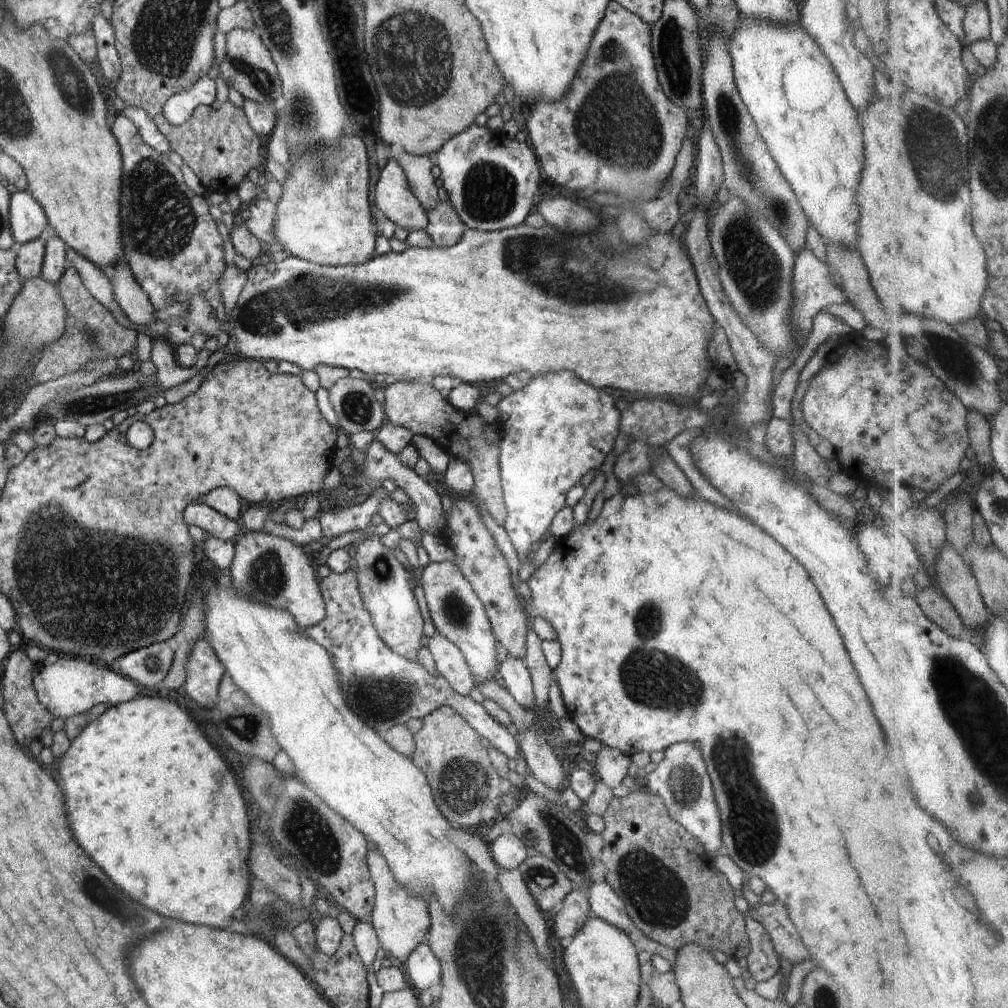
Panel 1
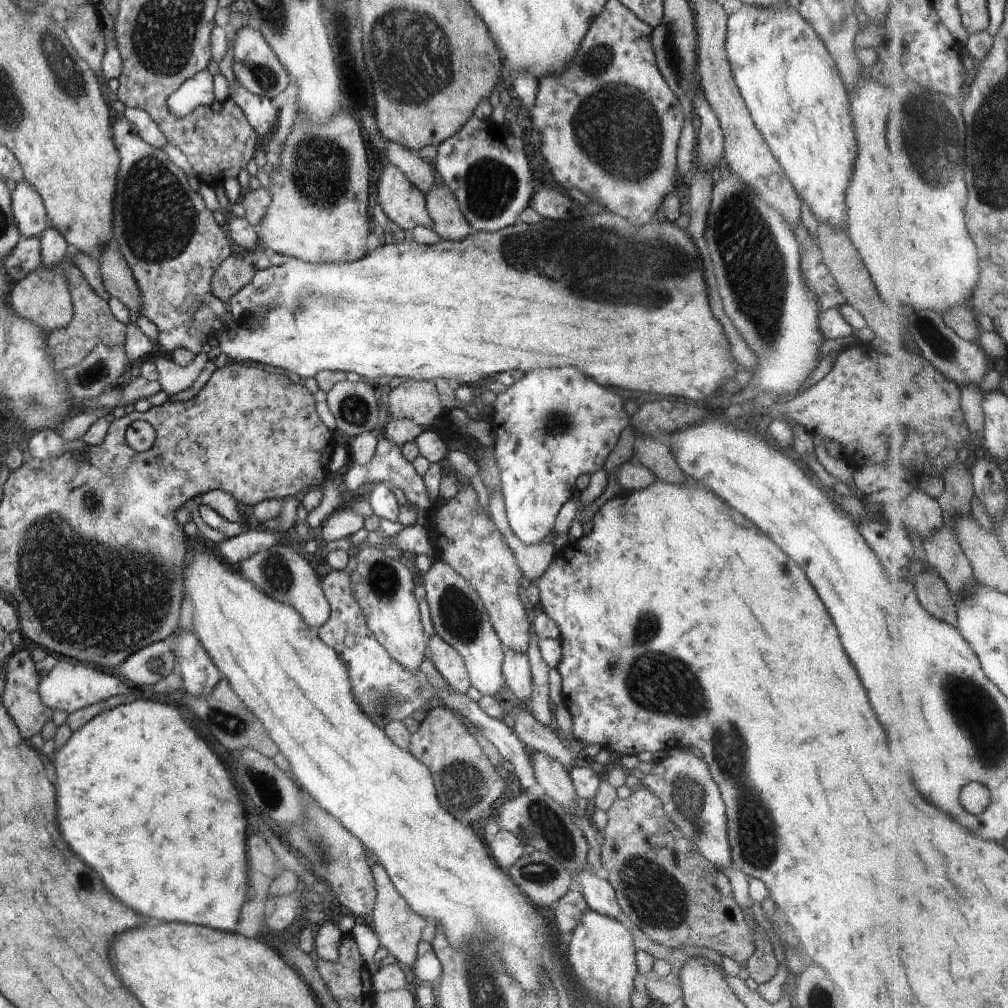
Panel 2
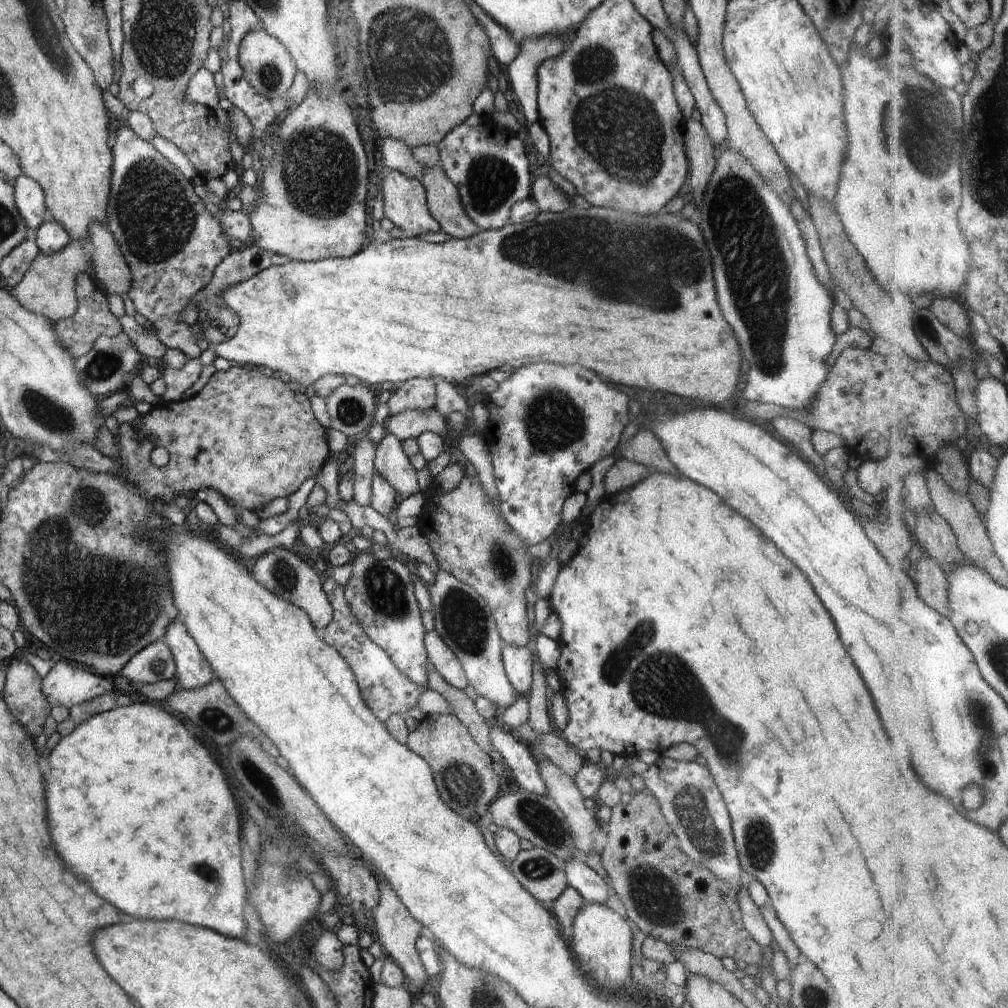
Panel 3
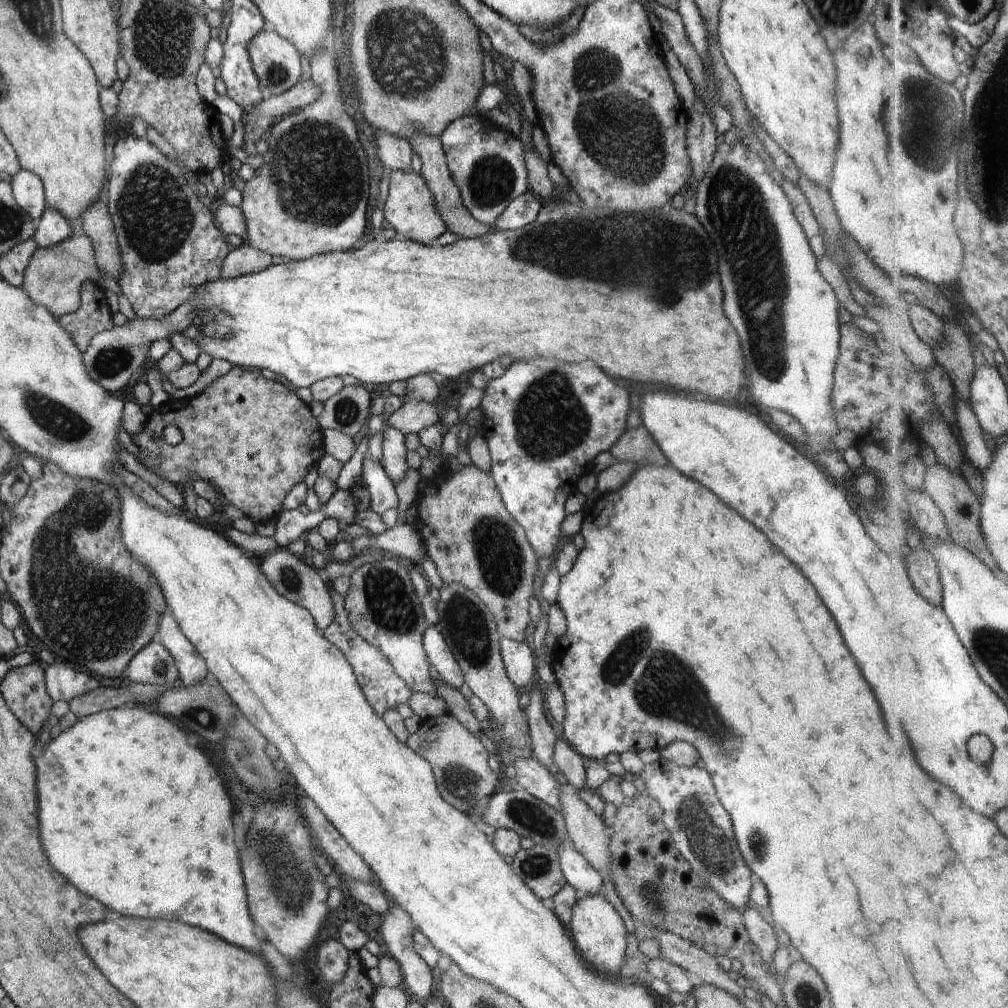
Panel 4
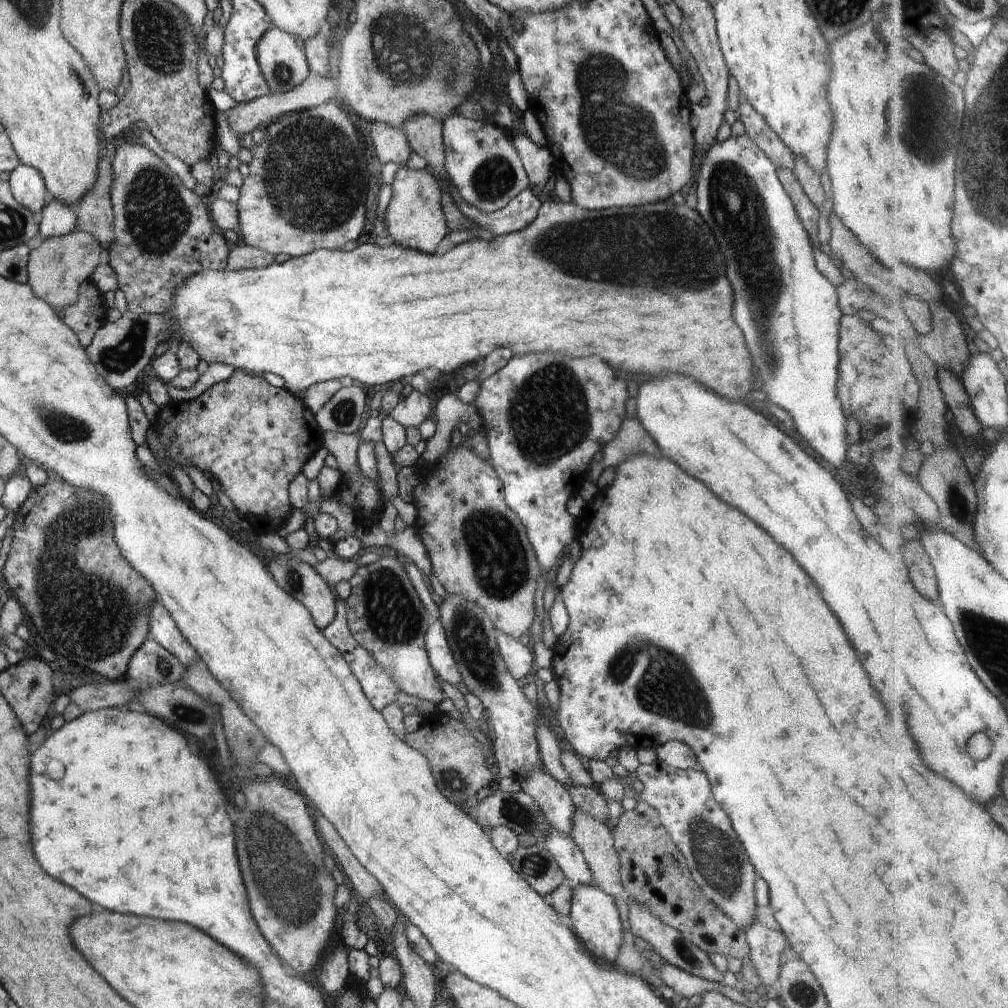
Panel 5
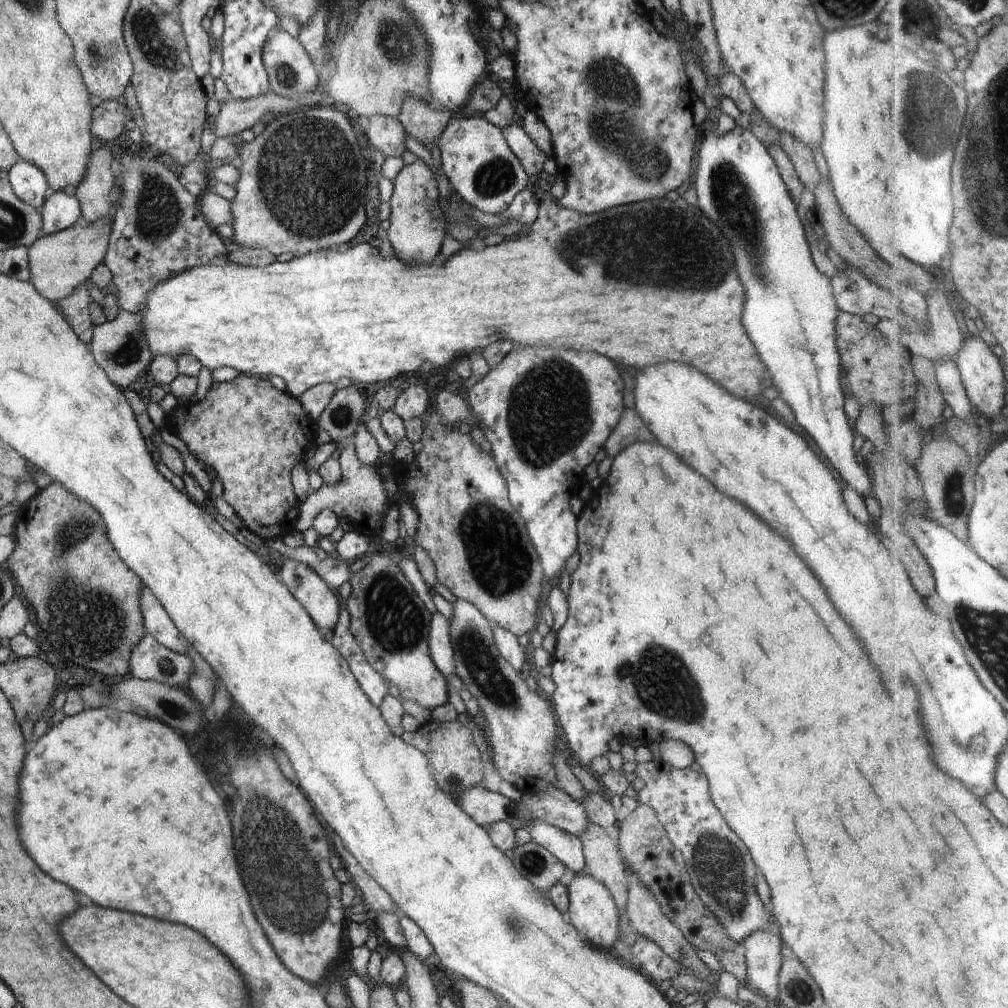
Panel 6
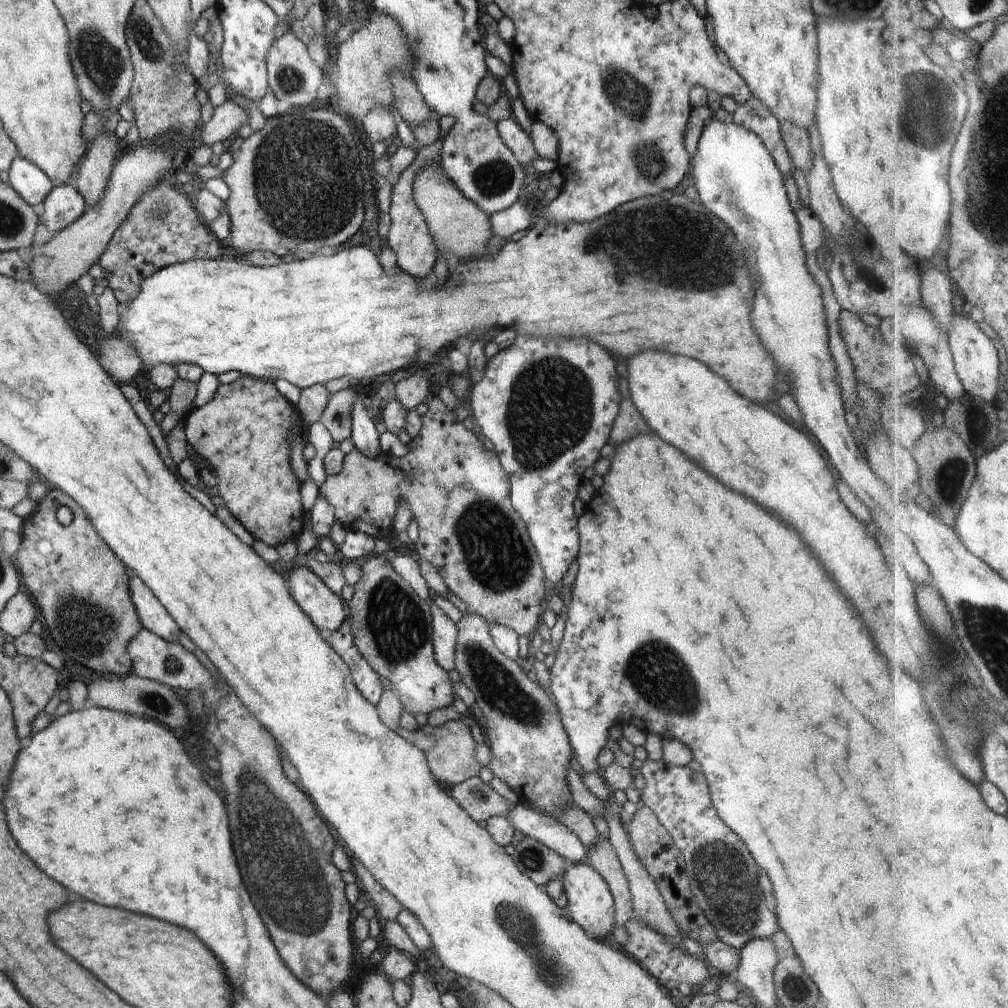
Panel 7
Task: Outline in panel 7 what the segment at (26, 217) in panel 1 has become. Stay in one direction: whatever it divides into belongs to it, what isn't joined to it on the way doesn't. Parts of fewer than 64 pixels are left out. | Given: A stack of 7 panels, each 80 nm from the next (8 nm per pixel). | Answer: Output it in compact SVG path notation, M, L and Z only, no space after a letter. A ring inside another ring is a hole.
M14 158L9 186L30 206L42 203L53 190L50 178L26 158Z

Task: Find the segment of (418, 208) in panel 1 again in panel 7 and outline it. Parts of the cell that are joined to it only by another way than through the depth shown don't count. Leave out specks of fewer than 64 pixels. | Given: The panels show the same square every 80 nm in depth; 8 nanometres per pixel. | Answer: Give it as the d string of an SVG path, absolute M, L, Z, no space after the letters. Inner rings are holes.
M451 116L439 118L438 140L432 146L422 147L417 152L414 162L404 170L404 174L400 174L400 178L398 178L392 188L392 205L390 212L388 212L389 218L391 219L391 226L386 240L388 246L396 254L399 268L404 270L406 274L410 274L410 276L414 276L414 278L420 280L431 279L433 277L434 266L439 256L438 250L434 246L434 240L430 236L430 230L428 230L426 220L424 220L422 212L416 206L416 202L412 196L412 184L414 184L418 172L422 172L426 165L430 164L432 160L442 154L442 140L446 138L446 134L450 132L455 122L455 118Z

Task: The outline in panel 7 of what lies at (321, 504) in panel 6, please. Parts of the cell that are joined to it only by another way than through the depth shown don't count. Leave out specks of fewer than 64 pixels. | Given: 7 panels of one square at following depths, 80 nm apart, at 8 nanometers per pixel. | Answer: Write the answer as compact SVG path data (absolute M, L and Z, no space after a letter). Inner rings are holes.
M430 396L426 403L428 410L421 416L422 428L408 444L412 449L406 456L396 458L382 453L376 459L368 459L358 449L348 452L342 469L336 476L327 477L327 482L320 487L319 496L328 500L334 508L335 518L344 529L364 532L374 540L387 539L392 532L396 509L400 501L405 500L419 528L415 548L420 558L428 560L438 570L452 595L460 598L486 623L508 626L519 636L530 638L546 610L542 606L546 596L545 575L526 526L512 507L508 474L498 456L486 450L454 410L450 410L438 396Z

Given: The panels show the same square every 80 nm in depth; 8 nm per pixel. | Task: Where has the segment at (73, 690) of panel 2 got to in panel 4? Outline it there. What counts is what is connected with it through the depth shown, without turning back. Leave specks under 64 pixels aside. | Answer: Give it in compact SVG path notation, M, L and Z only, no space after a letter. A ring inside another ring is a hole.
M64 664L50 665L50 668L45 670L45 687L53 702L64 700L69 703L76 697L95 691L98 686L100 684L96 678L84 672L72 670Z

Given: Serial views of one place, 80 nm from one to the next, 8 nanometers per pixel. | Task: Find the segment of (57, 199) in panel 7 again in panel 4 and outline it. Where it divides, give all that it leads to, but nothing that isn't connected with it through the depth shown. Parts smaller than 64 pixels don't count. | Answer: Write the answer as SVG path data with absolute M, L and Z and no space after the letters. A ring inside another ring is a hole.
M46 208L43 215L36 222L32 239L38 247L45 249L64 242L76 231L69 220L64 218L57 210Z

